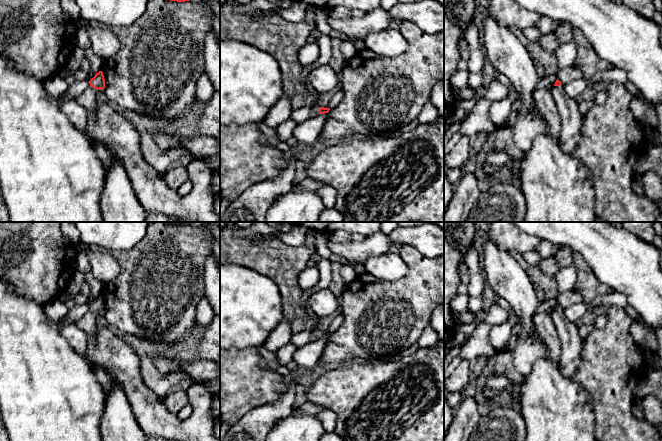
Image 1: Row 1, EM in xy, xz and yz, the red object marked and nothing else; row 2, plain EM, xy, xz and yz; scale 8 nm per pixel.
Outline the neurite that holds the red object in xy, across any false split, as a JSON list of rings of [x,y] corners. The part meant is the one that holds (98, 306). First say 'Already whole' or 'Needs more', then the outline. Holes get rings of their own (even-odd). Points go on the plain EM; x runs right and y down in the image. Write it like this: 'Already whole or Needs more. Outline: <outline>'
Needs more. Outline: [[[99,295],[89,305],[87,313],[76,323],[76,326],[85,332],[86,335],[95,337],[98,324],[96,318],[100,313],[105,312],[105,303],[102,295]]]

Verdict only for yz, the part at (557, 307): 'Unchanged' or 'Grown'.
Grown

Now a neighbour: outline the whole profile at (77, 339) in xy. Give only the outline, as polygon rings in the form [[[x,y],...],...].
[[[75,323],[61,327],[60,333],[77,354],[86,354],[88,347],[87,335]]]

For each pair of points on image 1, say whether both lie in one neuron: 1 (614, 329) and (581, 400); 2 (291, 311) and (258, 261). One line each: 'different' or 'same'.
1: different
2: same

